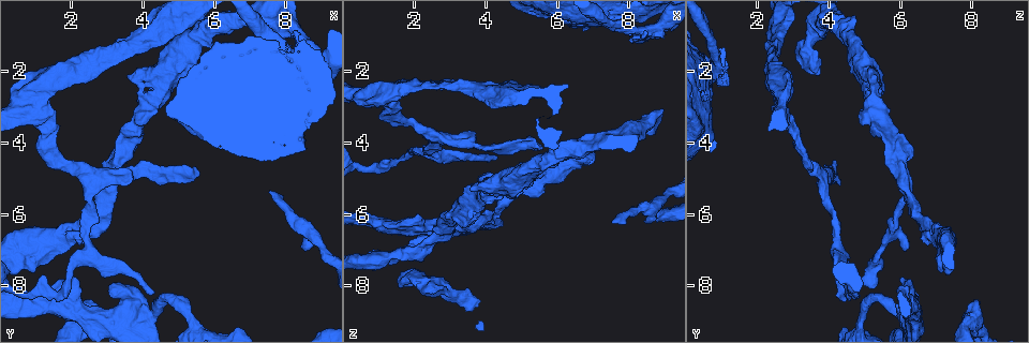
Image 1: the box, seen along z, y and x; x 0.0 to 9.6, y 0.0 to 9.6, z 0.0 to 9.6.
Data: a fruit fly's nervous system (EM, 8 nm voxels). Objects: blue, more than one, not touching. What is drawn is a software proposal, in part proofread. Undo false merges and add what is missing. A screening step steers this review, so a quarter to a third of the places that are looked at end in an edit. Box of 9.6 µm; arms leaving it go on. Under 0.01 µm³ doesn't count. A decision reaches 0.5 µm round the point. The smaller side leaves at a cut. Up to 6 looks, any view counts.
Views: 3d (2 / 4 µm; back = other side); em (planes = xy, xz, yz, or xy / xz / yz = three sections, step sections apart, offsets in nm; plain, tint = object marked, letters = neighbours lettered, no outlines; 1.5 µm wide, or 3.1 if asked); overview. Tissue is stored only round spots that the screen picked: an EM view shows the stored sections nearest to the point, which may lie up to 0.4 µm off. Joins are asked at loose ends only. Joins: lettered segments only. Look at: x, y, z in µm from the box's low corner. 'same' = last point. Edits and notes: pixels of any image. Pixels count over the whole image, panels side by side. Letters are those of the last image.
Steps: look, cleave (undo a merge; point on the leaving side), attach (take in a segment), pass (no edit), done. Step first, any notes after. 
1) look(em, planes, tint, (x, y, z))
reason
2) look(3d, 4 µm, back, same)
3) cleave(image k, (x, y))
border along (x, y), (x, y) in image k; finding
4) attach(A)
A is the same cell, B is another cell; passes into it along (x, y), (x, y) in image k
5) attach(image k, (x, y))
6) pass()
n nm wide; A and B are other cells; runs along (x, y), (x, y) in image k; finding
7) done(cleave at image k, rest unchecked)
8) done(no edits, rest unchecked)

look(em, planes, tint, (8.45, 6.95, 6.15))
branch stops here

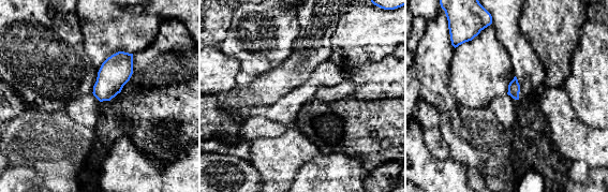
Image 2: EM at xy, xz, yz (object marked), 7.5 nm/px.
look(em, planes, letters, same)
see the neighbours

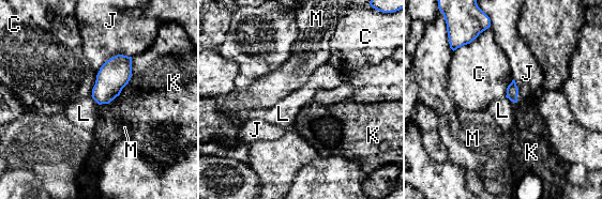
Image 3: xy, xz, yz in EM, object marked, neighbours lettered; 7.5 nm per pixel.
pass()
K touches over 440 nm; C, J, K, L and M are other cells; border along (506, 96), (515, 103) in image 3; no lettered segment goes on from it

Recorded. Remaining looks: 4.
look(em, xy, step 8, tint, (7.55, 5.35, 6.20))

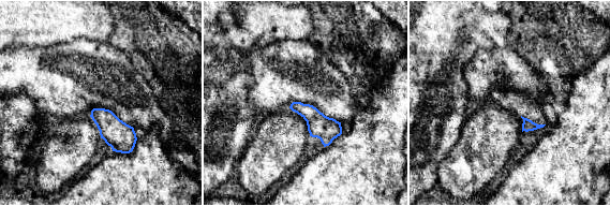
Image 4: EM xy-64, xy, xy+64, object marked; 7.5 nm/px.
look(em, planes, letters, same)

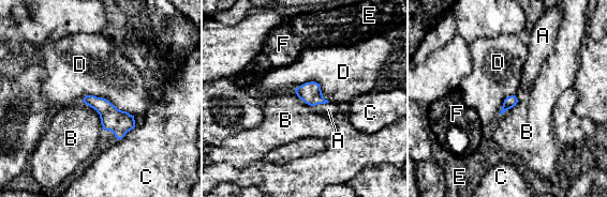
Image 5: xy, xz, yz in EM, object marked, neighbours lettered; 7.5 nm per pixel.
attach(A)
D touches over 420 nm; A is the same cell, B, C, D, E and F are other cells; passes into it along (310, 92), (320, 103), (328, 109) in image 5; it goes on there

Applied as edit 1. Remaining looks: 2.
done(attach at image 5, rest unchecked)

